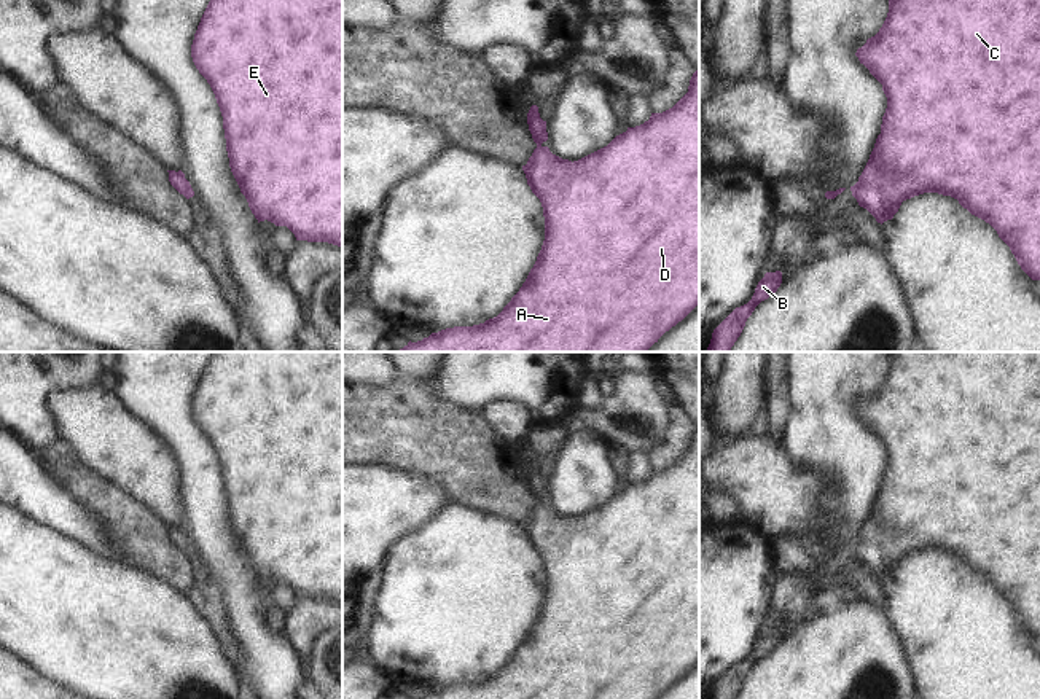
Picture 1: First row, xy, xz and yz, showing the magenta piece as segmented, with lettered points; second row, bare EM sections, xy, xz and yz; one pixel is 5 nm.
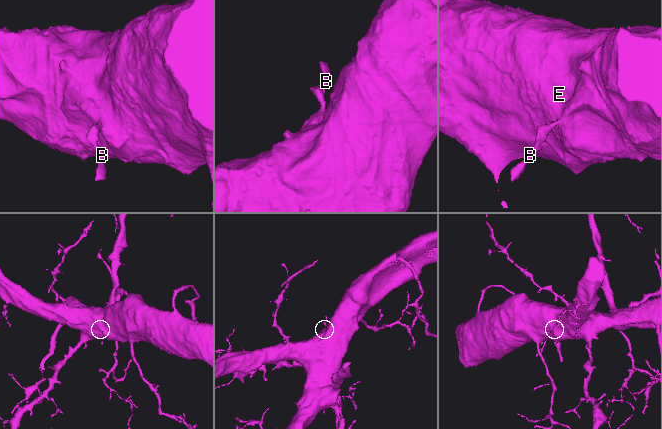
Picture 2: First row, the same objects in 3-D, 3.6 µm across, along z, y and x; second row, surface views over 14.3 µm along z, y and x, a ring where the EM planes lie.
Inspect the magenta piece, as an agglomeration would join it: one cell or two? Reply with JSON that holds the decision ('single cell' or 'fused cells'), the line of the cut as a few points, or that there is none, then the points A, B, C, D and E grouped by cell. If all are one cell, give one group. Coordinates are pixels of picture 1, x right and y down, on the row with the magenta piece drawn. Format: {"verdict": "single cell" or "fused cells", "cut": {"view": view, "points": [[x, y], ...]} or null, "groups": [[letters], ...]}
{"verdict": "single cell", "cut": null, "groups": [["A", "B", "C", "D", "E"]]}

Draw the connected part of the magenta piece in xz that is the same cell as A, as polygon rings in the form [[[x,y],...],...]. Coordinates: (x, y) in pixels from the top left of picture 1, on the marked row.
[[[699,70],[693,73],[688,92],[672,108],[651,113],[643,124],[628,127],[607,146],[573,162],[553,154],[548,146],[542,145],[548,140],[548,132],[537,105],[530,107],[527,124],[537,148],[522,170],[527,185],[543,207],[545,240],[526,282],[497,317],[473,326],[454,326],[432,333],[422,341],[409,341],[403,349],[392,352],[648,352],[666,331],[699,304]]]

